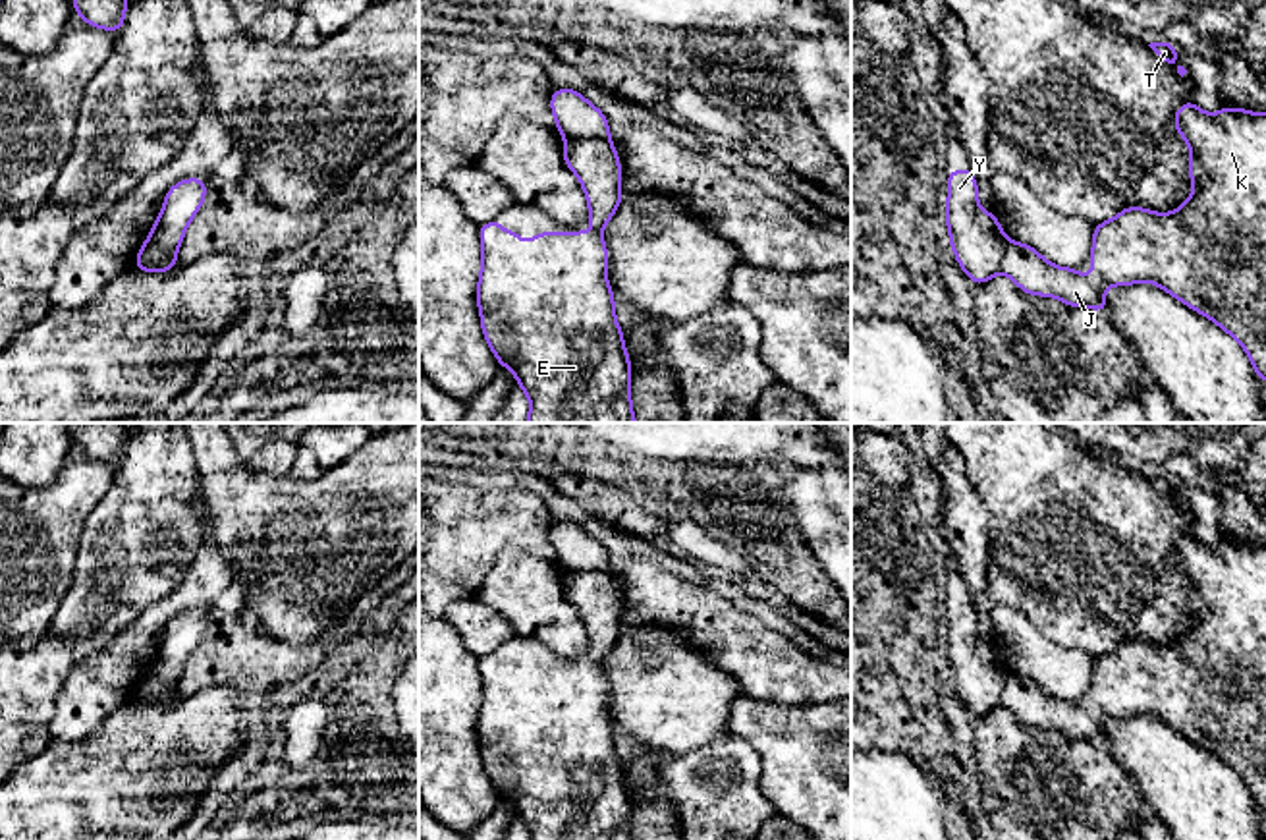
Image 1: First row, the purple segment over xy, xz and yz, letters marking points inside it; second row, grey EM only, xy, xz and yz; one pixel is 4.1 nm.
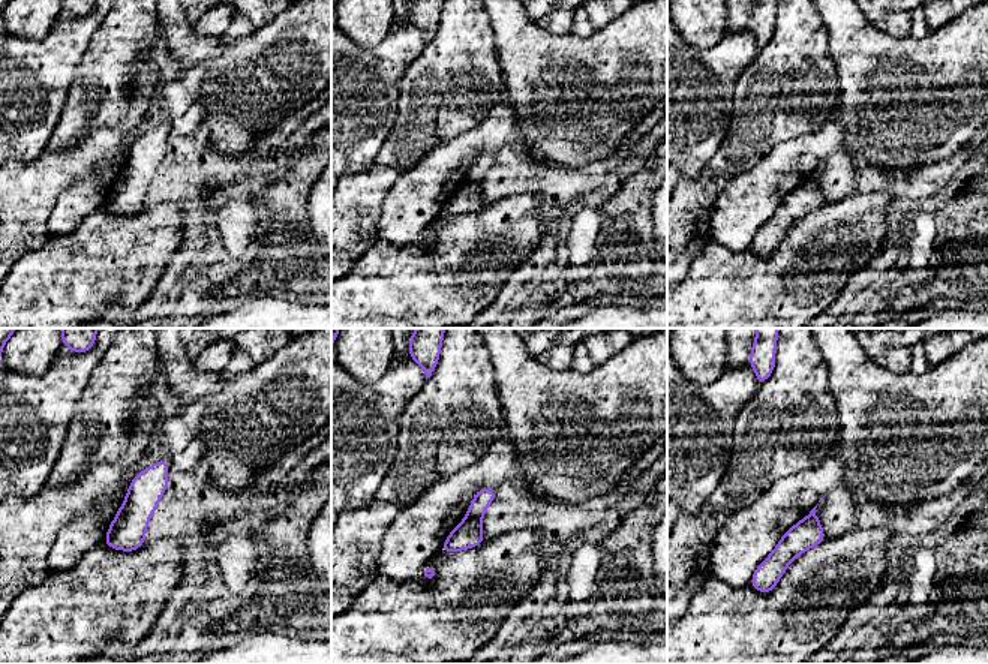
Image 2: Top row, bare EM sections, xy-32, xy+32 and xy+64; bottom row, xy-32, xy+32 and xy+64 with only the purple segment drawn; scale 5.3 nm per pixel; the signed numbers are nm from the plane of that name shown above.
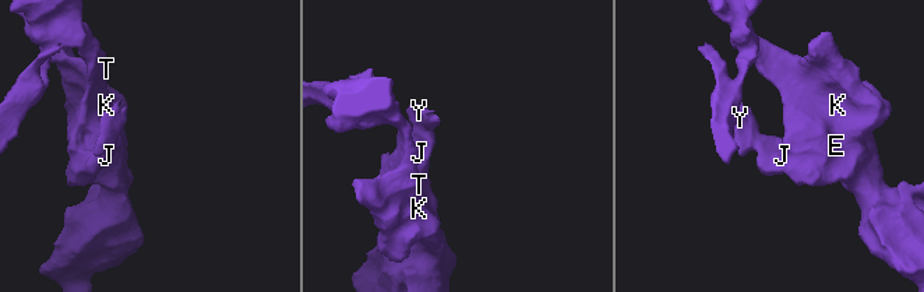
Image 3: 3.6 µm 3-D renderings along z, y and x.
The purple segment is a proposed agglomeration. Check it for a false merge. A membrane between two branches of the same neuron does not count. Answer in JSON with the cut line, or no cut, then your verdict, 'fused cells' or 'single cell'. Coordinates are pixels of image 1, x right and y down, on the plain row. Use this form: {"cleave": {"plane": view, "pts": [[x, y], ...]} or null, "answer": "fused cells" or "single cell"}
{"cleave": {"plane": "xy", "pts": [[174, 692], [149, 696], [141, 701]]}, "answer": "fused cells"}

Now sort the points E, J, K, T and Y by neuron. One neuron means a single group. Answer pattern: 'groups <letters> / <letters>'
groups E J K T / Y

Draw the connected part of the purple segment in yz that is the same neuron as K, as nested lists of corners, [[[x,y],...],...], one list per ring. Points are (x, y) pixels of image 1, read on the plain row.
[[[1185,533],[1173,546],[1173,558],[1193,587],[1189,595],[1193,626],[1177,643],[1158,647],[1150,641],[1125,639],[1117,649],[1096,657],[1090,713],[1079,701],[1056,699],[1032,678],[1017,674],[1007,674],[1000,705],[1029,728],[1056,730],[1069,740],[1088,740],[1100,745],[1108,743],[1104,730],[1108,718],[1156,716],[1233,769],[1247,784],[1256,809],[1266,813],[1266,546],[1229,539],[1206,546],[1193,533]]]

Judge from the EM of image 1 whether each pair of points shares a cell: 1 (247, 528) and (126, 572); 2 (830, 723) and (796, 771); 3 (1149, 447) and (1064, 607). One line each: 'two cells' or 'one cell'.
1: two cells
2: one cell
3: two cells

